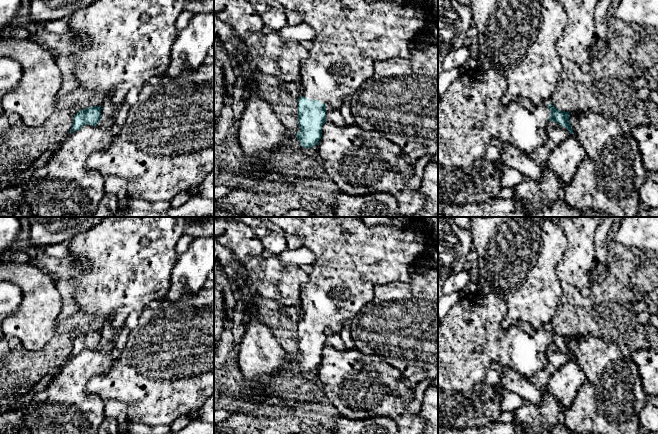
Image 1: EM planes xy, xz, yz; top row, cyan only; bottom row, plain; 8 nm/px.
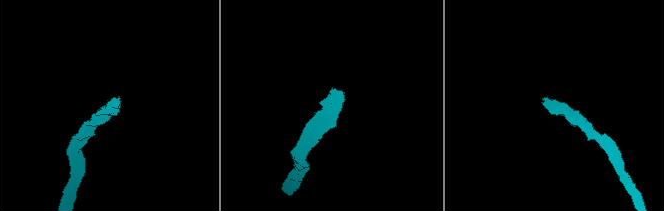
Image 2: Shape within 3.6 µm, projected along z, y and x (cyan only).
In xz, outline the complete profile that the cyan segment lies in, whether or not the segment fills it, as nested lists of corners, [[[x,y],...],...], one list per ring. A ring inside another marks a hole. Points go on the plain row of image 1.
[[[269,217],[280,227],[283,234],[300,237],[305,247],[316,257],[309,281],[302,286],[300,299],[304,317],[297,323],[297,347],[299,355],[296,361],[301,371],[312,372],[318,369],[322,360],[322,350],[326,346],[325,329],[340,333],[343,322],[351,320],[363,306],[372,301],[374,287],[380,284],[400,281],[409,283],[413,268],[420,263],[420,256],[429,252],[433,246],[431,231],[433,227],[422,217],[408,220],[393,218],[392,224],[367,226],[361,217]]]

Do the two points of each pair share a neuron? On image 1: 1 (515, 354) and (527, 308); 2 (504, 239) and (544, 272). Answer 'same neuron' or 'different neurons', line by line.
1: different neurons
2: same neuron

